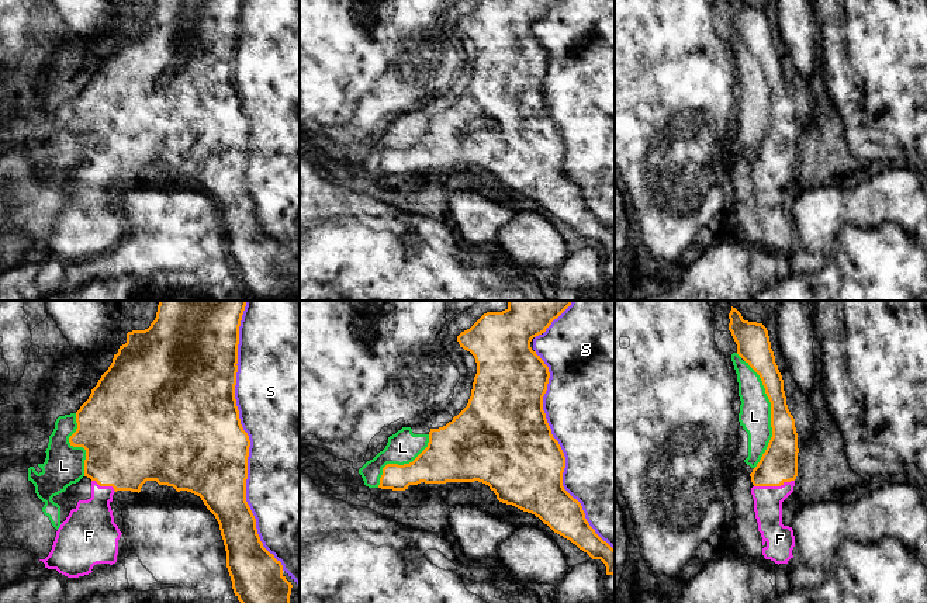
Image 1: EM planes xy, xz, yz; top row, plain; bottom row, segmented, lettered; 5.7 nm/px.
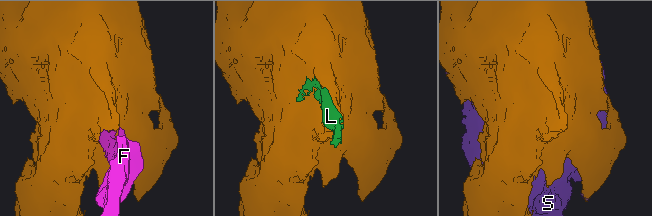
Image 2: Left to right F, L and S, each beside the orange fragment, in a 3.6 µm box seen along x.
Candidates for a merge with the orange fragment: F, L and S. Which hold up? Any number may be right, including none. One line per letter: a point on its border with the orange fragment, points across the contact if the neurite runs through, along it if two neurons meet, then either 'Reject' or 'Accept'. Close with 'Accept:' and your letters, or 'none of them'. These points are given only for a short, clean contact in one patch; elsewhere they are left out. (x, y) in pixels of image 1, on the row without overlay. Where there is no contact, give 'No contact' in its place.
F: Touches orange at yz (774, 170). Path across: yz (778, 149), (774, 170), (768, 177), (768, 186). Accept
L: Touches orange at yz (771, 100). Reject
S: Touches orange at xy (249, 128). Accept
Accept: F, S

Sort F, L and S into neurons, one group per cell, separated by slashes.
F S / L

